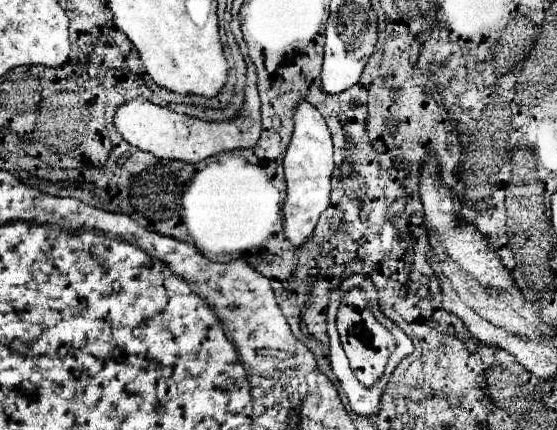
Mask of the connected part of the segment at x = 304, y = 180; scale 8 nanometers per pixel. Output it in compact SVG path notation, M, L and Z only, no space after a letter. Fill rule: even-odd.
M304 101L302 105L298 105L298 113L294 115L294 135L292 135L292 141L290 141L286 157L284 157L284 171L286 171L286 199L284 199L284 205L282 205L284 235L296 249L302 247L314 235L314 229L316 229L316 223L318 223L320 215L330 205L330 177L332 177L332 169L334 169L332 139L330 139L330 131L326 127L326 121L318 113L316 107L312 107L310 103Z

